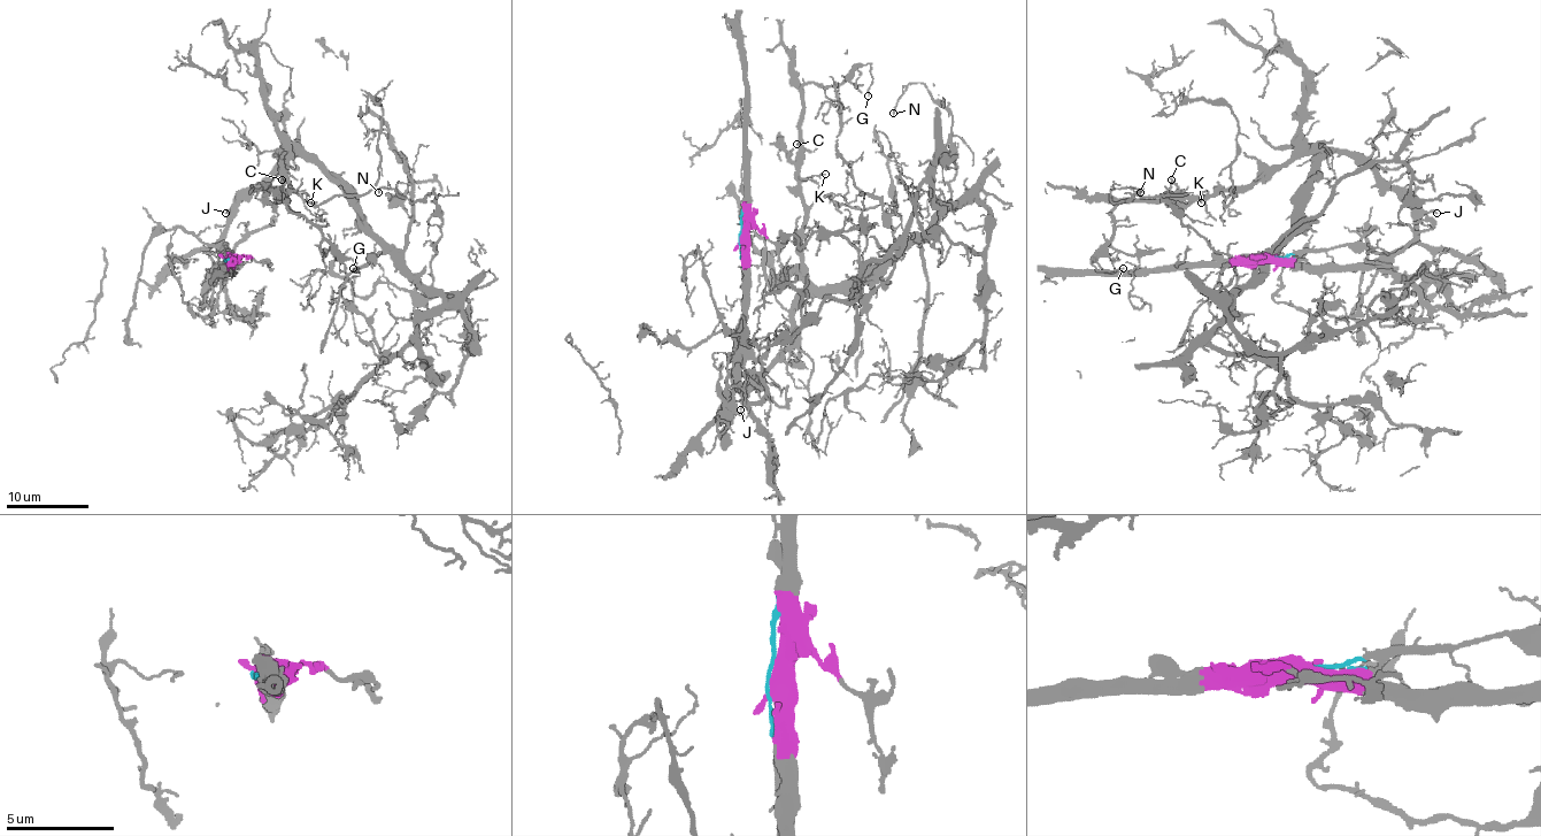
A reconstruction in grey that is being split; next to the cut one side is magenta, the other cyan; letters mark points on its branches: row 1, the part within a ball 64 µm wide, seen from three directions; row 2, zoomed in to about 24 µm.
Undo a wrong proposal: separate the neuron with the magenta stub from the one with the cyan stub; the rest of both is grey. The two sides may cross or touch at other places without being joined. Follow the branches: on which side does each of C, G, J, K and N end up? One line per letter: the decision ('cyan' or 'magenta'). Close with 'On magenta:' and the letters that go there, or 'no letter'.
C: cyan
G: cyan
J: cyan
K: cyan
N: cyan
On magenta: no letter

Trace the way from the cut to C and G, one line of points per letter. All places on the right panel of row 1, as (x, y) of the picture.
C: (1262, 261), (1347, 244), (1399, 253), (1415, 214), (1345, 154), (1297, 150), (1203, 197), (1172, 197), (1172, 178)
G: (1262, 261), (1399, 253), (1415, 214), (1368, 165), (1297, 150), (1248, 184), (1123, 199), (1092, 262), (1123, 267)

